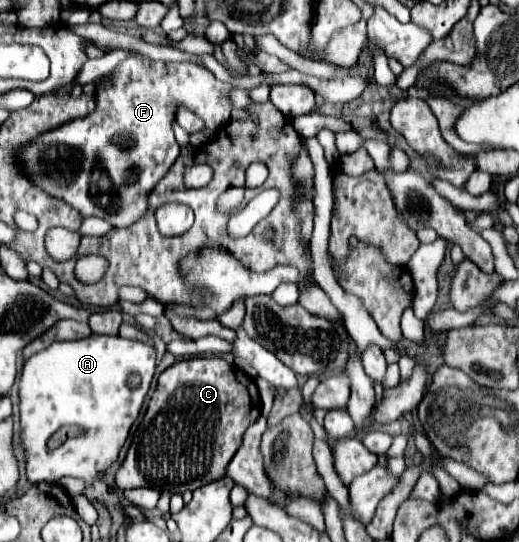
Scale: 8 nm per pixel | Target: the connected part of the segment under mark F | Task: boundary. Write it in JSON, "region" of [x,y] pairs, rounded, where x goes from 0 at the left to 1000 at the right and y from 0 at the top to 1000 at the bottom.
{"region":[[[247,105],[216,135],[193,142],[185,161],[185,205],[170,208],[162,220],[139,220],[100,242],[85,242],[85,249],[39,271],[31,301],[39,301],[39,312],[54,323],[54,330],[62,330],[62,338],[69,338],[69,345],[81,345],[92,360],[119,367],[158,400],[177,397],[208,408],[216,419],[247,419],[281,393],[285,356],[347,286],[347,271],[331,242],[343,197],[351,194],[374,205],[393,223],[395,236],[416,245],[443,223],[447,201],[439,172],[447,164],[447,157],[424,153],[397,124],[378,116],[285,116],[266,105]]]}

